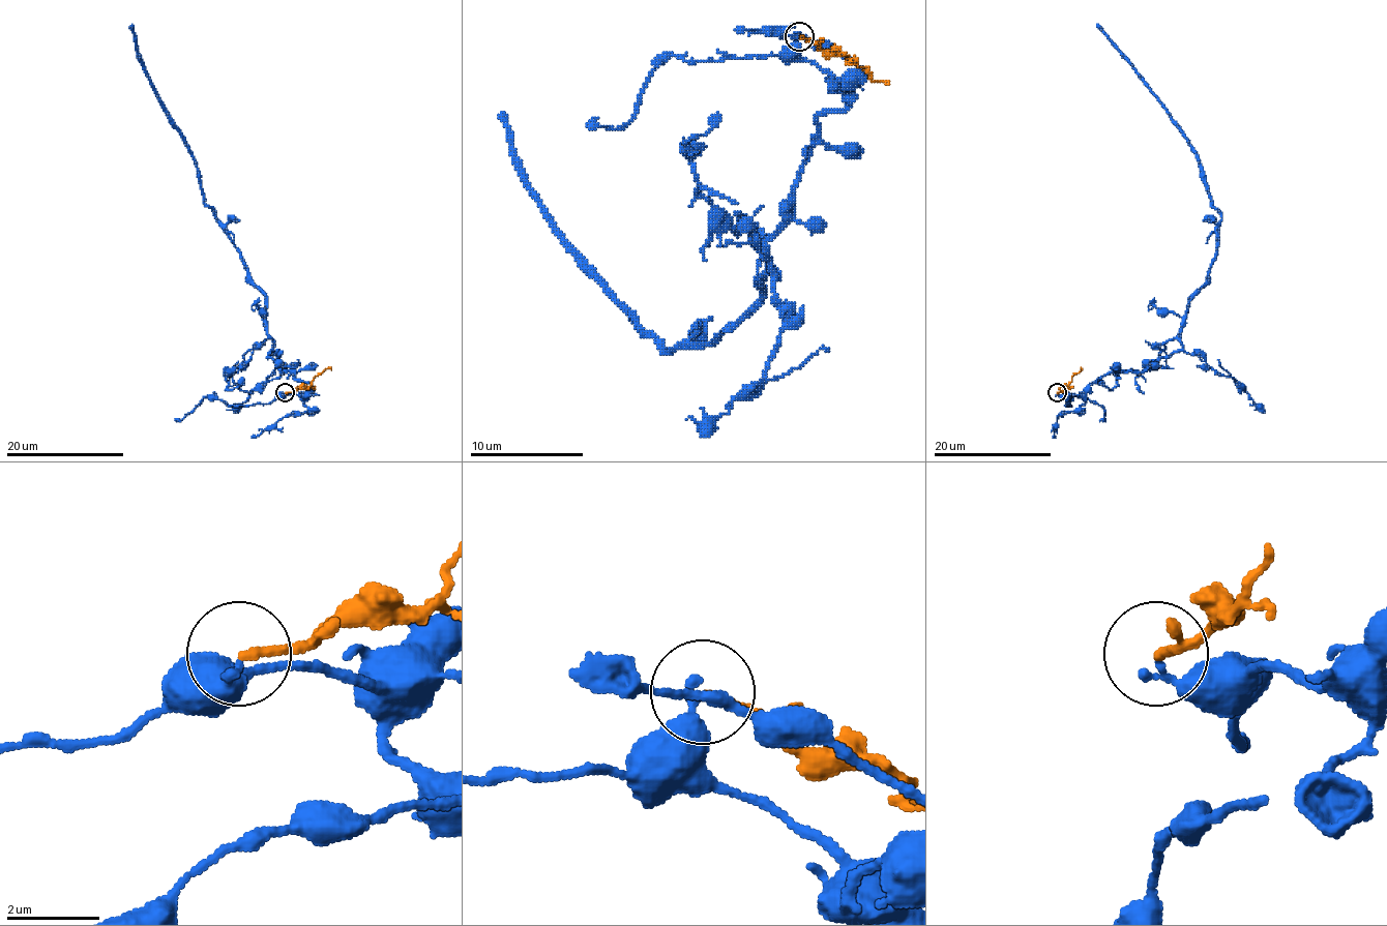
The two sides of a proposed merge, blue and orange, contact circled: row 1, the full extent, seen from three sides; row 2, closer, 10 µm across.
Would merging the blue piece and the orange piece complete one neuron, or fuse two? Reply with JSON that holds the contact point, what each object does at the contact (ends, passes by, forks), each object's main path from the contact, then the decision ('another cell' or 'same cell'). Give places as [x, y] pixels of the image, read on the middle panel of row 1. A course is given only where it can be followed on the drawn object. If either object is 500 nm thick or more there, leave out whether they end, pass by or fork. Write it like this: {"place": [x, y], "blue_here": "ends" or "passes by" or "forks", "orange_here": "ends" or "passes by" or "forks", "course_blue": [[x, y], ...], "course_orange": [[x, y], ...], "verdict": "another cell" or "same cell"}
{"place": [799, 36], "blue_here": "ends", "orange_here": "ends", "course_blue": [[800, 35], [849, 103], [817, 118], [766, 243], [777, 277], [714, 342], [669, 354], [589, 274], [504, 112]], "course_orange": [[800, 35], [823, 50], [837, 50], [874, 81], [888, 84]], "verdict": "another cell"}

